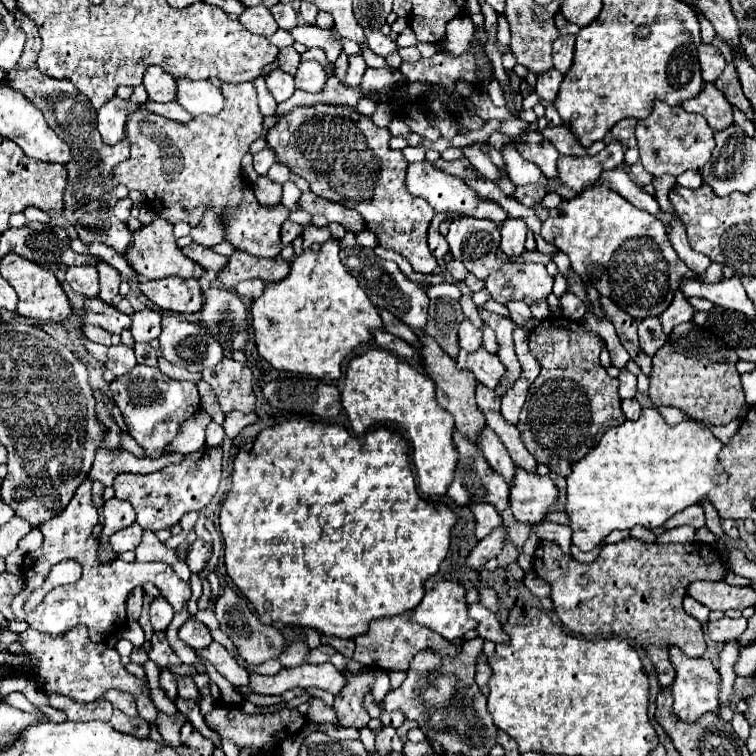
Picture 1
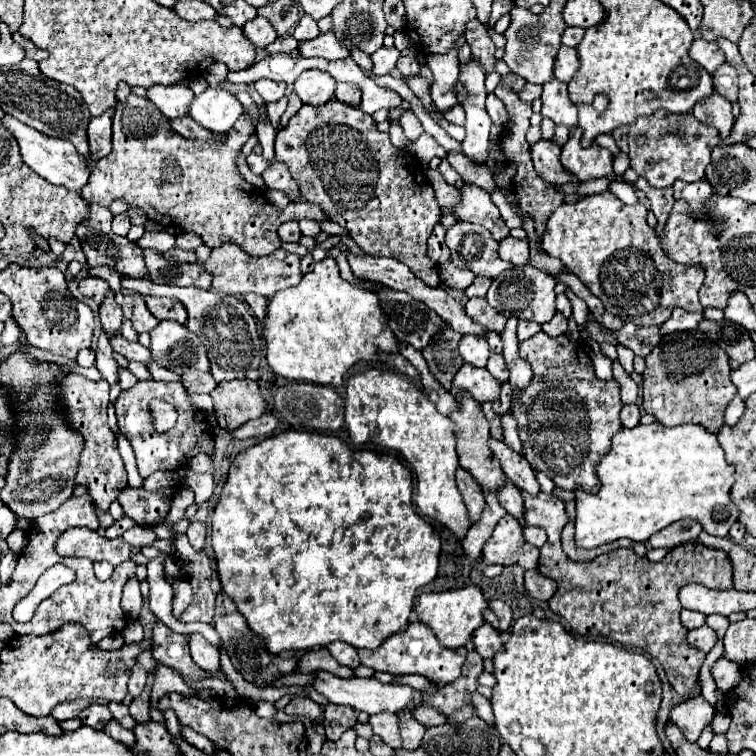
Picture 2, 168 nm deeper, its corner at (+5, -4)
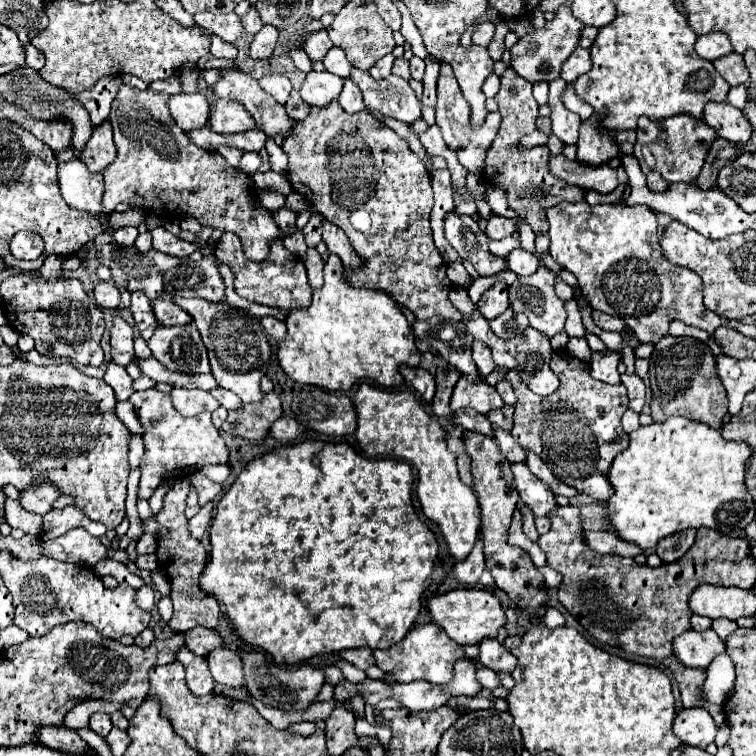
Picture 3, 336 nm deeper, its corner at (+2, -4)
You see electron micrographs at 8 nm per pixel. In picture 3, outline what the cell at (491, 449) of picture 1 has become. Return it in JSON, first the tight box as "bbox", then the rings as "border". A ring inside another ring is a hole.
{"bbox":[521,508,539,542],"border":[[[521,508],[521,512],[523,512],[523,532],[525,532],[525,536],[529,538],[529,540],[533,540],[533,542],[537,542],[537,538],[539,538],[539,532],[537,532],[537,528],[535,528],[535,516],[533,516],[533,512],[529,512],[529,508]]]}

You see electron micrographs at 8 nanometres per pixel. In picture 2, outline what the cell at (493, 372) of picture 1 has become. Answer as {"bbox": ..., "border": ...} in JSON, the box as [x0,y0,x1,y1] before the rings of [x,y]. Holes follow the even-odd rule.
{"bbox":[452,364,500,402],"border":[[[462,364],[452,382],[452,394],[468,392],[476,402],[494,402],[500,396],[500,382],[486,370]]]}

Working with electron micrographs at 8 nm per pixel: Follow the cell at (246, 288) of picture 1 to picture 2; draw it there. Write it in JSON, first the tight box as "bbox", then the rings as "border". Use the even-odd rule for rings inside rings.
{"bbox":[244,294,266,320],"border":[[[244,294],[244,300],[248,302],[248,306],[254,310],[254,316],[258,320],[262,320],[262,316],[266,314],[266,298],[258,296],[258,294]]]}

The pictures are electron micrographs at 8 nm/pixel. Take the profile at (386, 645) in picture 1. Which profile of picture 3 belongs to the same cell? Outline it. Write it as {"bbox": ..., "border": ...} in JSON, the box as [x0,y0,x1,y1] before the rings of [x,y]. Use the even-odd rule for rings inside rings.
{"bbox":[375,624,465,684],"border":[[[425,624],[415,626],[405,634],[405,638],[397,644],[393,644],[389,650],[375,650],[377,666],[383,672],[393,674],[395,682],[415,682],[415,680],[427,680],[431,684],[447,684],[453,676],[453,664],[457,658],[465,656],[461,646],[449,636],[445,636],[445,630],[439,624]]]}

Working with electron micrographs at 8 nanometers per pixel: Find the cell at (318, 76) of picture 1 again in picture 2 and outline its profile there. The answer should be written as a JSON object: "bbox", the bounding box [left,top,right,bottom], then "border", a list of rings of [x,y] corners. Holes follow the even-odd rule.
{"bbox":[294,70,334,106],"border":[[[306,70],[294,82],[294,92],[304,104],[322,106],[334,96],[334,78],[320,70]]]}

